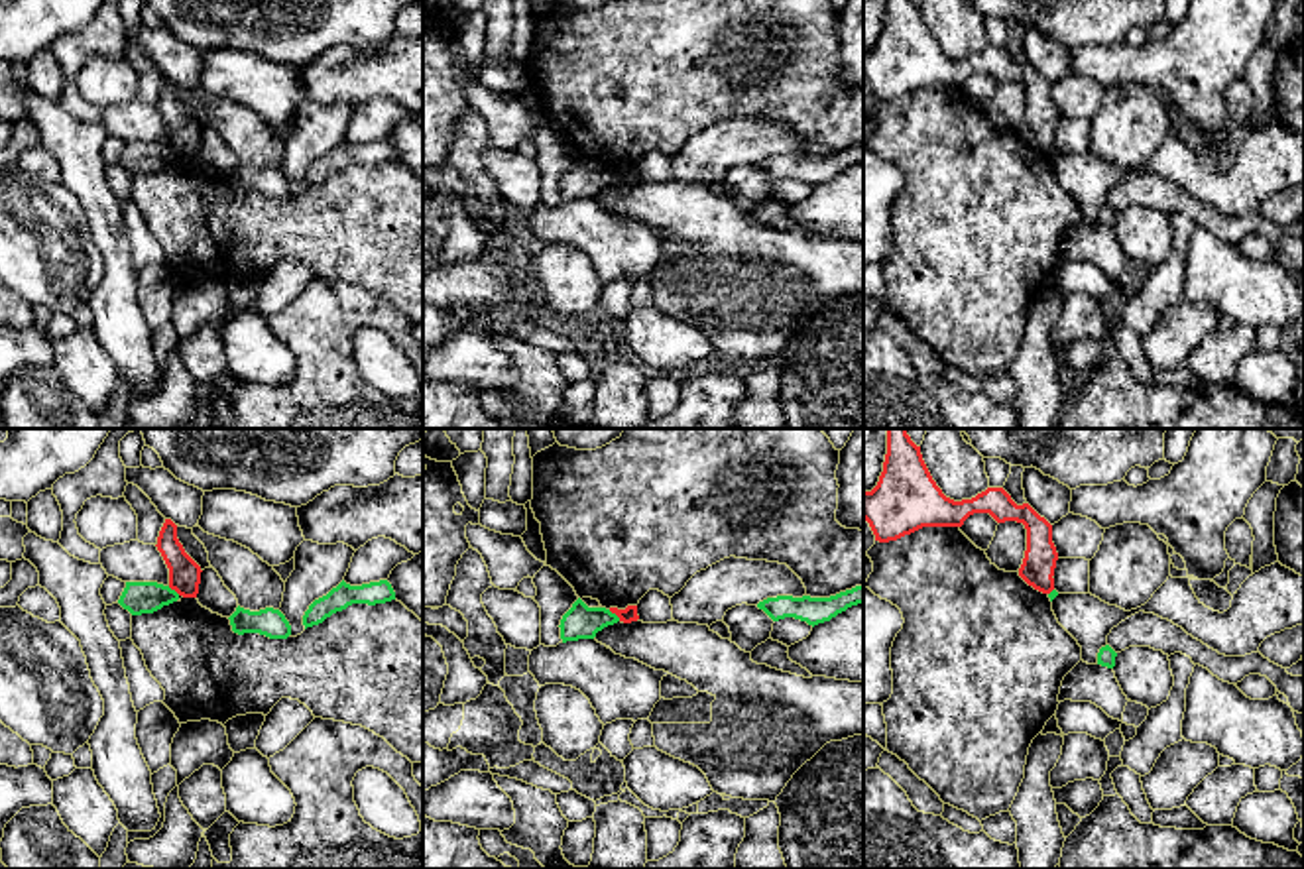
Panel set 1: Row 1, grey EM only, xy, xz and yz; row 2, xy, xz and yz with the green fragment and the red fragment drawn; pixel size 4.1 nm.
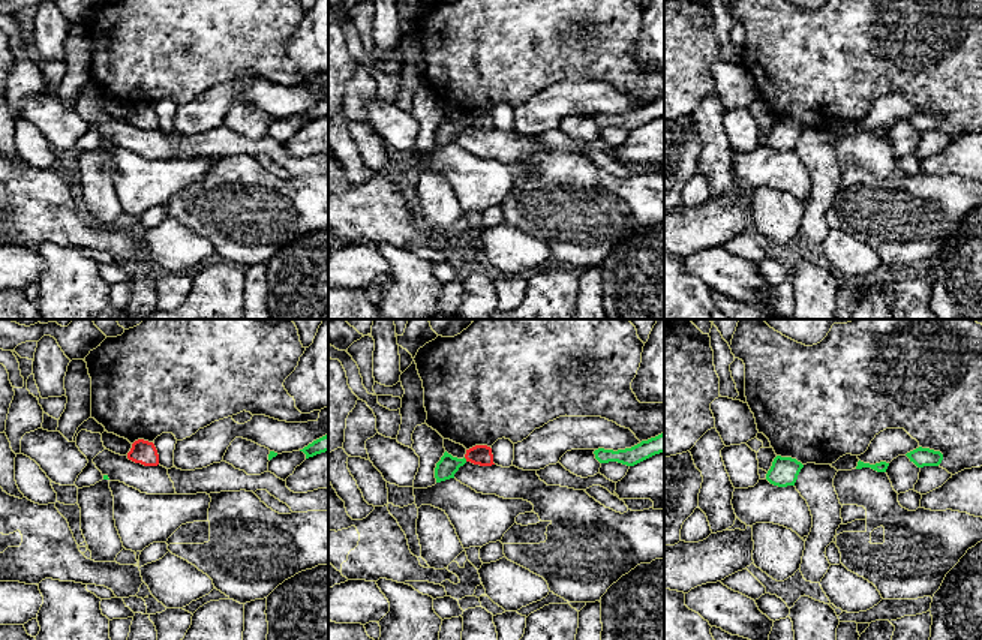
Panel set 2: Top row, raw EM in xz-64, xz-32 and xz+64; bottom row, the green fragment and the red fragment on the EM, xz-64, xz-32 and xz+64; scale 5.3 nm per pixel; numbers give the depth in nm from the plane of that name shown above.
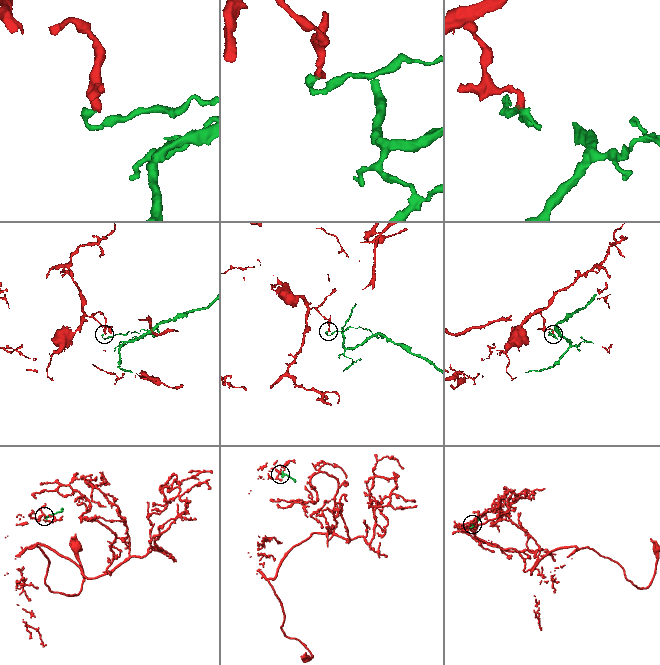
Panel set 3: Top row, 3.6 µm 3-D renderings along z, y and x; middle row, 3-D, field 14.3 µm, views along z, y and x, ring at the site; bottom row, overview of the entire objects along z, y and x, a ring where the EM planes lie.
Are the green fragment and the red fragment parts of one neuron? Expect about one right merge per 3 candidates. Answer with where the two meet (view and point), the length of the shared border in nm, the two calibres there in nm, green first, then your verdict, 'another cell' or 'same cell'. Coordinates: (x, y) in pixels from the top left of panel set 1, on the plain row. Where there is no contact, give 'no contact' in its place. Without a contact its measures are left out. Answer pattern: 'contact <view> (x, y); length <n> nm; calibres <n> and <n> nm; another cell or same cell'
contact xz (614, 173); length 70 nm; calibres 140 and 60 nm; another cell

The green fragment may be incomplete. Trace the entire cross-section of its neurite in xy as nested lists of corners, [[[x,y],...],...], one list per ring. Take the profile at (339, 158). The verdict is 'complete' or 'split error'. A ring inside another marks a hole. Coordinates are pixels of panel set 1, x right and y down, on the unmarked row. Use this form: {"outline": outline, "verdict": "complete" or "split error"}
{"outline": [[[344,140],[332,147],[326,155],[315,159],[303,175],[303,185],[313,187],[323,183],[336,171],[346,169],[352,163],[385,163],[395,159],[395,151],[387,140],[370,142],[362,145],[350,145]]], "verdict": "complete"}

